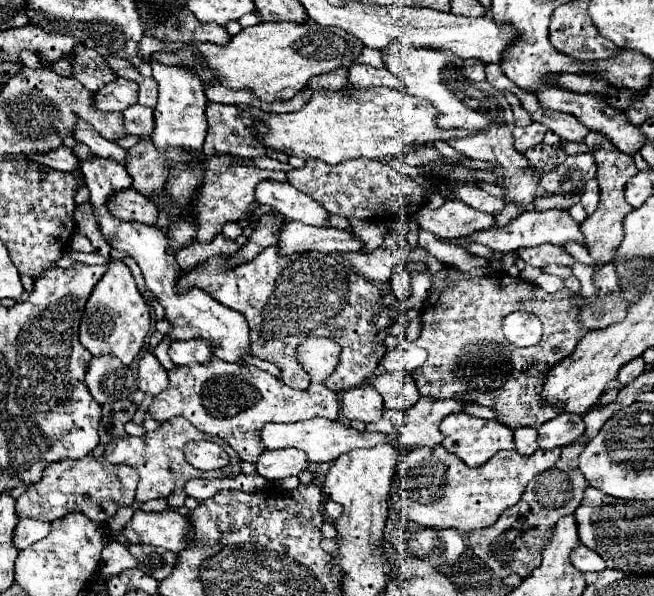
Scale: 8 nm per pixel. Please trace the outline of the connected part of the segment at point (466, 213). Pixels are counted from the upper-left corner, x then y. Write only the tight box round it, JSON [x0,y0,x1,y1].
[417,200,495,240]

